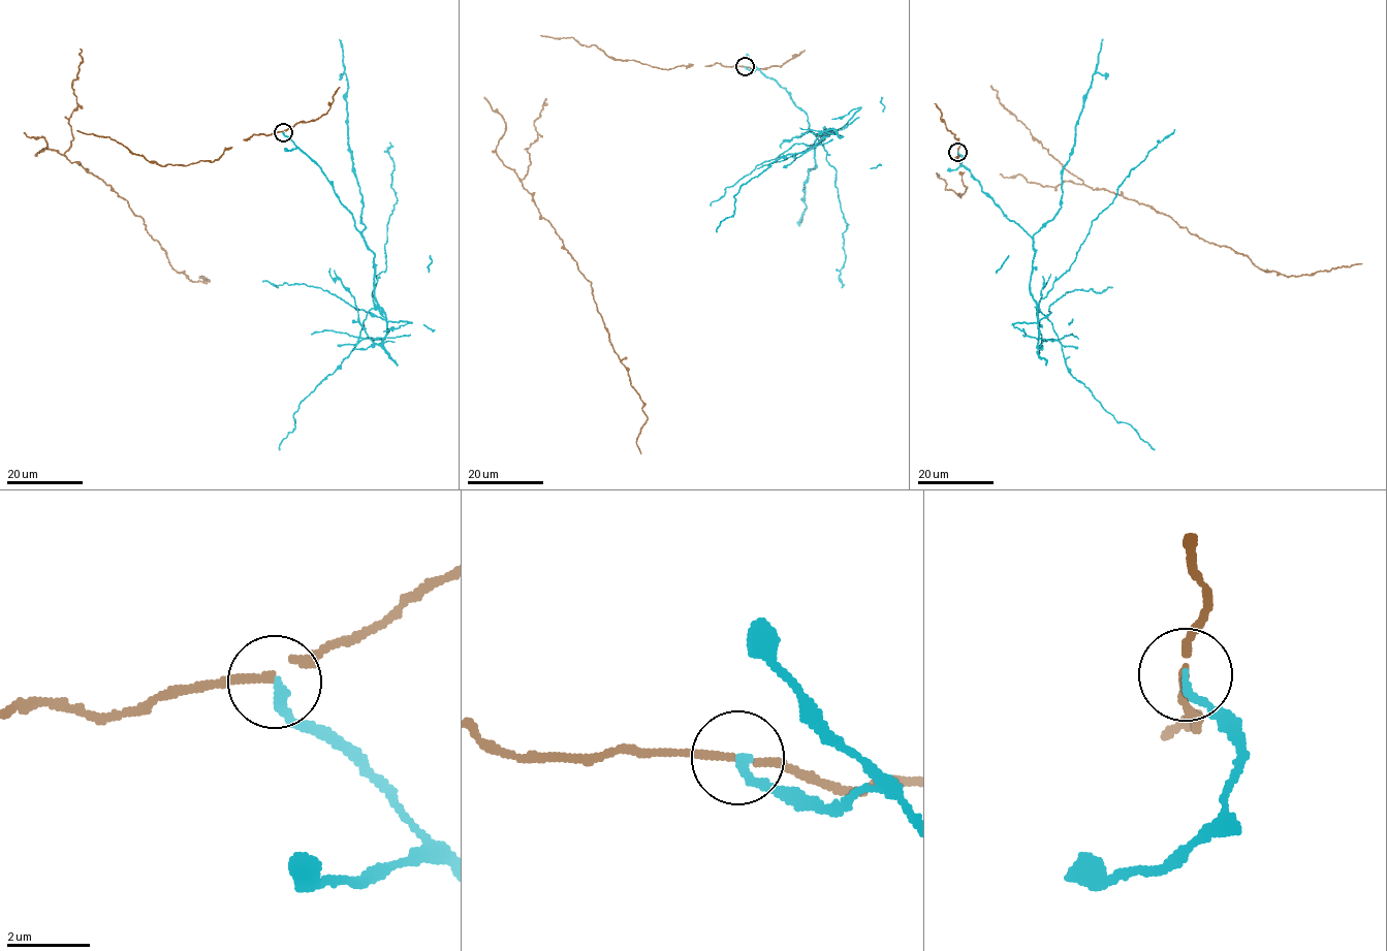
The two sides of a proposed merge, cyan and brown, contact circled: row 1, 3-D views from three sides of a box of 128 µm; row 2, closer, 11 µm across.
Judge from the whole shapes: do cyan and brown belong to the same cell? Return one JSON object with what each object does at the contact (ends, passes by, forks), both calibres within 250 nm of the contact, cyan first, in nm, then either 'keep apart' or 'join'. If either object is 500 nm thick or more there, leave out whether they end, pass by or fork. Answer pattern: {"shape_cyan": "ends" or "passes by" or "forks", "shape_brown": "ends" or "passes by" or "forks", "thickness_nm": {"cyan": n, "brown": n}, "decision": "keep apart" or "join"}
{"shape_cyan": "ends", "shape_brown": "passes by", "thickness_nm": {"cyan": 200, "brown": 140}, "decision": "keep apart"}

